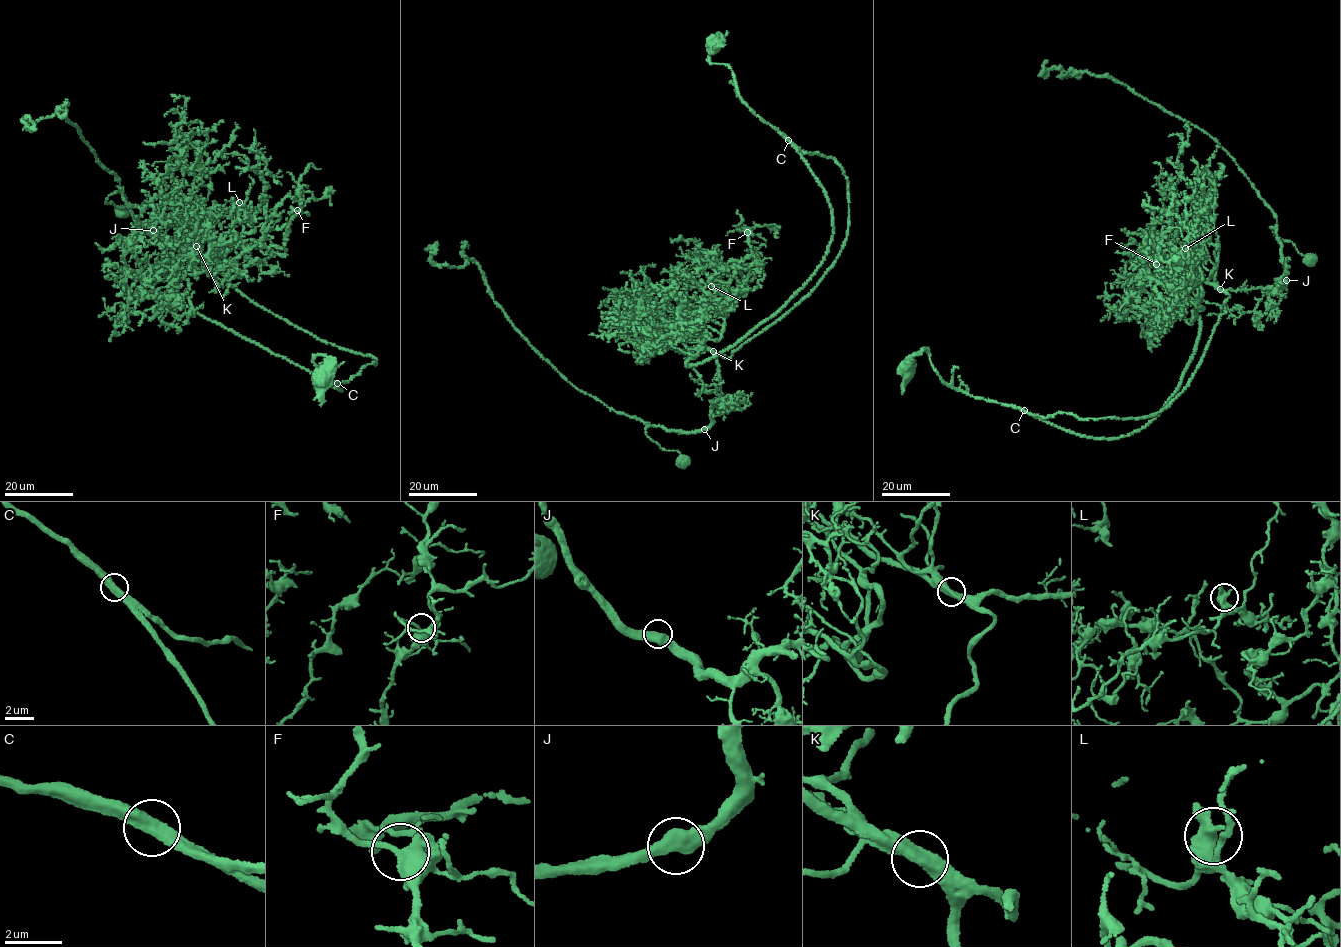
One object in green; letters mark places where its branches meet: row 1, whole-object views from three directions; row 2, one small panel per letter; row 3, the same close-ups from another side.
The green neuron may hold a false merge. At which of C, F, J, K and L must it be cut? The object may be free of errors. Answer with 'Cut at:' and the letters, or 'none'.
Cut at: K

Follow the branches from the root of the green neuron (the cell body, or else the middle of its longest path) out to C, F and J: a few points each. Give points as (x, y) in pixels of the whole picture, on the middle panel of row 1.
C: (713, 44), (707, 44), (711, 41), (714, 46), (710, 62), (725, 64), (731, 68), (743, 102), (789, 140)
F: (713, 44), (833, 238), (688, 366), (722, 333), (703, 308), (728, 310), (687, 276), (760, 287), (747, 232)
J: (713, 44), (745, 105), (842, 169), (849, 214), (809, 295), (718, 357), (704, 429)

